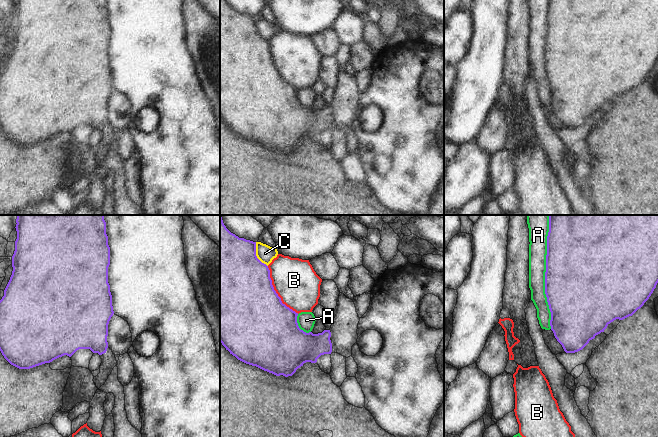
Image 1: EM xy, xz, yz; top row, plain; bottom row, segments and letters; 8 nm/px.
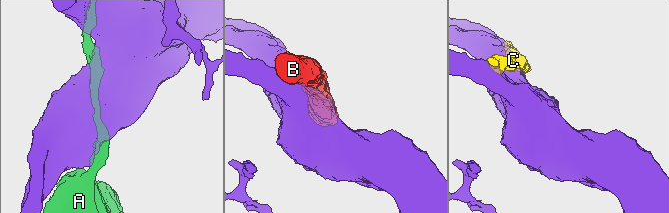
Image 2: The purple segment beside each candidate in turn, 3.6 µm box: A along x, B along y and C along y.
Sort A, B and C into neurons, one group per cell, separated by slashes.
A / B / C

